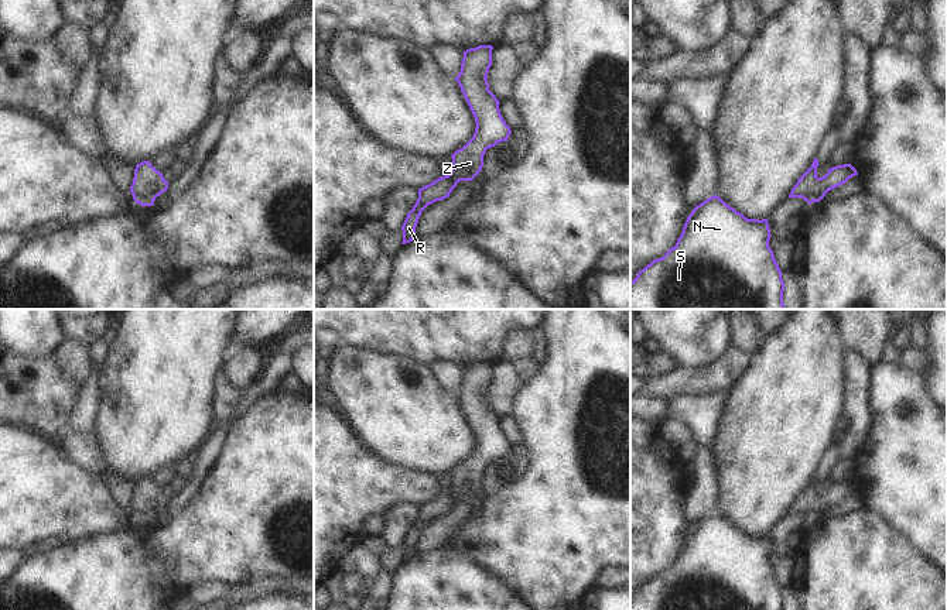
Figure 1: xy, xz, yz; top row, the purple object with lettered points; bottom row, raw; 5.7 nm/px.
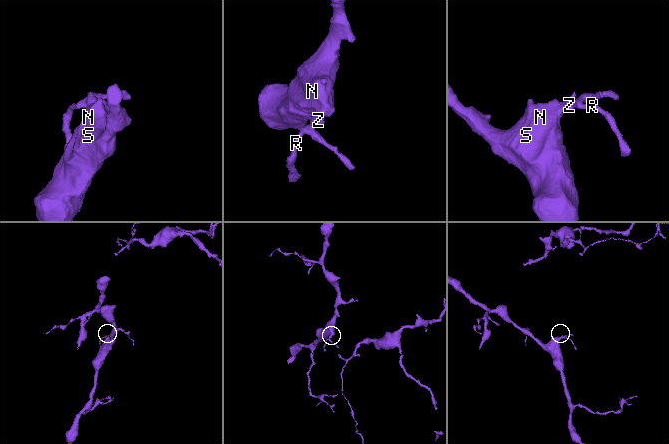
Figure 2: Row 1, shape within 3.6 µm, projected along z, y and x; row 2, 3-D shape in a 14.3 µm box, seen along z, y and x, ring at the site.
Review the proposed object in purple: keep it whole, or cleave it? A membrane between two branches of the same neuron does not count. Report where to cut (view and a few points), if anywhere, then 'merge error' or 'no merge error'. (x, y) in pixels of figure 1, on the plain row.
cut none; no merge error

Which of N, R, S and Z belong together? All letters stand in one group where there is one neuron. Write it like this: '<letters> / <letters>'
N R S Z

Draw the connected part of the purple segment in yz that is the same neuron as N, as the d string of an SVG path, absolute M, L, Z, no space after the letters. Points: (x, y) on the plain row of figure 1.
M714 511L693 525L676 562L637 589L630 610L783 610L770 554L767 535L748 535Z

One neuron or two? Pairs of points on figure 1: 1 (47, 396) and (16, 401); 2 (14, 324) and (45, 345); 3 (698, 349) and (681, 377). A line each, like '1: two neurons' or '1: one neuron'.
1: one neuron
2: one neuron
3: two neurons

